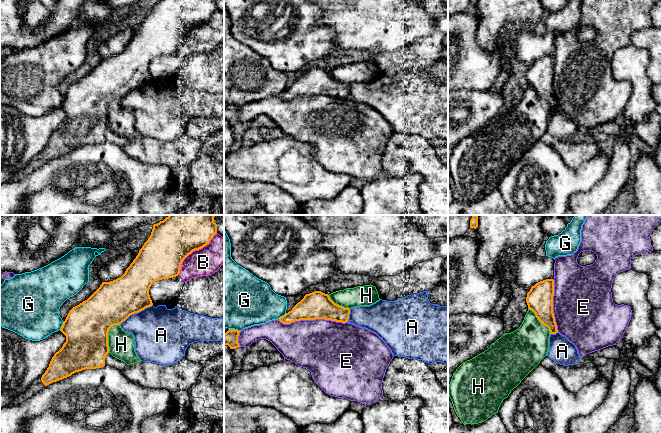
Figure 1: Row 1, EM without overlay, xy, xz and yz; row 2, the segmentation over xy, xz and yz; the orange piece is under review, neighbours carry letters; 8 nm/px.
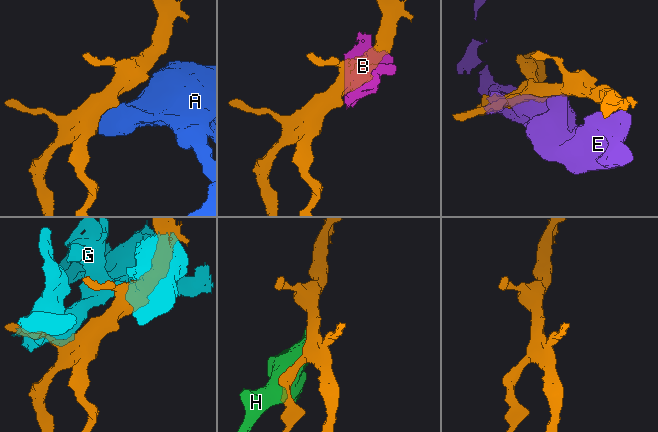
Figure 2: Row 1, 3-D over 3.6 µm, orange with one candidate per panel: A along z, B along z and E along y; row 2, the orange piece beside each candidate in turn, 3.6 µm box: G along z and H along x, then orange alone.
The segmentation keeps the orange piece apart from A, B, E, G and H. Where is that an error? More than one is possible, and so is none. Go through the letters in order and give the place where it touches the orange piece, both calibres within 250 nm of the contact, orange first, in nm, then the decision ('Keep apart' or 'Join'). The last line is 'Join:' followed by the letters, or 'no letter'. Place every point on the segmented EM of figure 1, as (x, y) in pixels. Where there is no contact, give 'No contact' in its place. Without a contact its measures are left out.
A: Touches orange at xy (135, 312). Thickness 340 nm (orange) against 400 nm. Keep apart
B: Touches orange at xy (193, 250). Thickness 400 nm (orange) against 220 nm. Keep apart
E: Touches orange at xz (313, 319). Thickness 220 nm (orange) against 440 nm. Keep apart
G: Touches orange at xy (62, 325). Thickness 360 nm (orange) against 400 nm. Keep apart
H: Touches orange at xy (107, 336). Thickness 360 nm (orange) against 220 nm. Keep apart
Join: no letter

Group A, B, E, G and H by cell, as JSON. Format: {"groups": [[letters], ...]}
{"groups": [["A"], ["B", "E"], ["G"], ["H"]]}

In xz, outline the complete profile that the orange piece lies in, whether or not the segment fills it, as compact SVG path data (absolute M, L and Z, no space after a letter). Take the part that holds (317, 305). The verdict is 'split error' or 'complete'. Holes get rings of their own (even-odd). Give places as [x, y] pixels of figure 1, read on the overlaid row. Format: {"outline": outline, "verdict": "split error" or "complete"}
{"outline": "M314 291L306 294L291 311L280 317L279 321L283 324L290 324L300 320L325 319L346 323L348 322L349 314L349 308L335 304L328 294Z", "verdict": "complete"}

